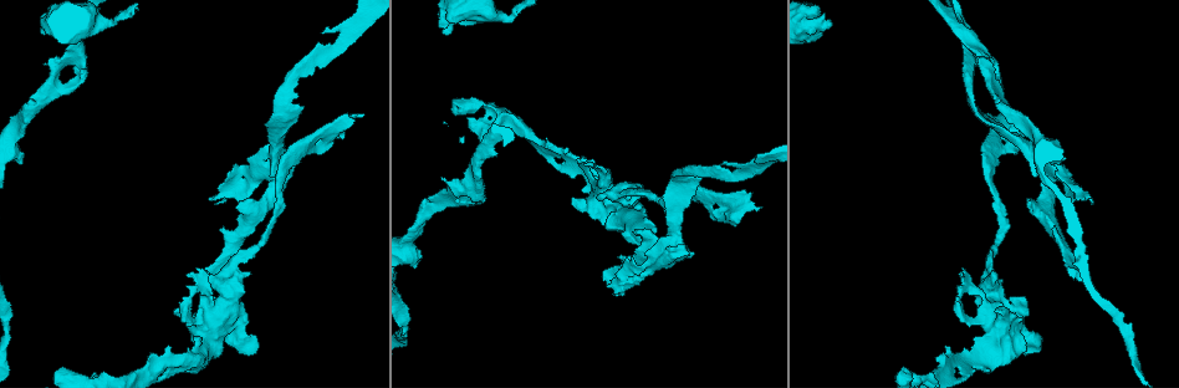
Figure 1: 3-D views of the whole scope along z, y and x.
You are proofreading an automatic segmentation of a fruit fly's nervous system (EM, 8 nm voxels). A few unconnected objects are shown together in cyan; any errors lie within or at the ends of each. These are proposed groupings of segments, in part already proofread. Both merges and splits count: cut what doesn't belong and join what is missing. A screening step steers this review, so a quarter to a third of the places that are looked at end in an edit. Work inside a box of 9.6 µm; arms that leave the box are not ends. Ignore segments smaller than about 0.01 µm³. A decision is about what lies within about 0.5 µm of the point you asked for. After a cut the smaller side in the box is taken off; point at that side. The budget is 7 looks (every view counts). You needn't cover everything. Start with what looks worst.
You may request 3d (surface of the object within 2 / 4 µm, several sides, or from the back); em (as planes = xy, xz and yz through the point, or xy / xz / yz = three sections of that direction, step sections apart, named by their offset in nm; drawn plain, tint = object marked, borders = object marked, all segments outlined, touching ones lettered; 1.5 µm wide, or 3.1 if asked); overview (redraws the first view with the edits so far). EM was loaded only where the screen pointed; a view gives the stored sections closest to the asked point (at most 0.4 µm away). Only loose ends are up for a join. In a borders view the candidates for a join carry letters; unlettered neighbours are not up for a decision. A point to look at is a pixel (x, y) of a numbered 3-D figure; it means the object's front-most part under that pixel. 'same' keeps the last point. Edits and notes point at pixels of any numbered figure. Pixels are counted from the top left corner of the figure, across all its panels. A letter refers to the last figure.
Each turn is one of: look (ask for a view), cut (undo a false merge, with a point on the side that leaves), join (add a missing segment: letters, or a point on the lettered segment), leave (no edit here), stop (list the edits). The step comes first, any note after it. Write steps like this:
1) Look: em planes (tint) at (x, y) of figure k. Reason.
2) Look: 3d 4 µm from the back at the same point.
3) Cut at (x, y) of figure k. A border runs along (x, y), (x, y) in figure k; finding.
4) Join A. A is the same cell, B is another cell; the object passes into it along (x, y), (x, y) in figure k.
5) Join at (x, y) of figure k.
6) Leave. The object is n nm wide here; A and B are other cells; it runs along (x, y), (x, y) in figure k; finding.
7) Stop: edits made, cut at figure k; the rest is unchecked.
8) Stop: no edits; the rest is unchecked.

Look: 3d 2 µm at (1029, 205) of figure 1. Free end.

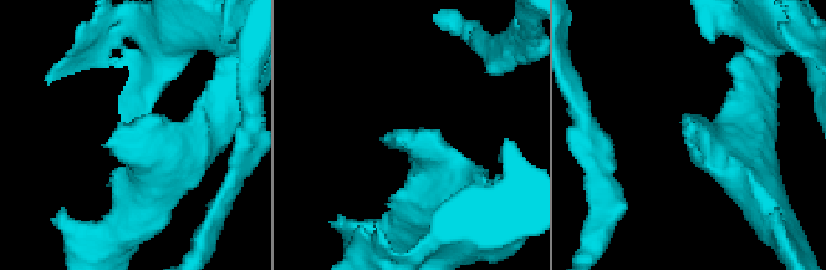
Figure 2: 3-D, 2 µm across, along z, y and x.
Look: em planes (tint) at (384, 136) of figure 2. Shape alone is not enough.

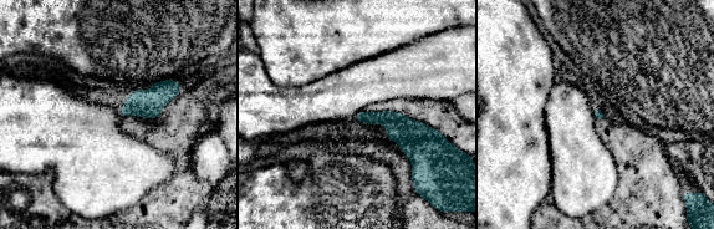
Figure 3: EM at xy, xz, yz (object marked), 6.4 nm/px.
Look: em planes (borders) at the same point. See the neighbours.

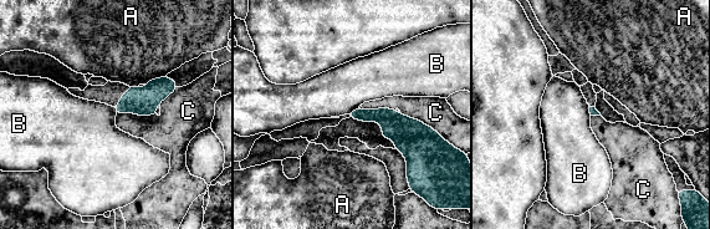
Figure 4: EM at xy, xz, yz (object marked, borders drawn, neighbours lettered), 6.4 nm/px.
Leave. The longest contact is with C, 260 nm; A, B and C are other cells; a border runs along (358, 107), (347, 113) in figure 4; none of them fits.

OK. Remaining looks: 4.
Look: 3d 4 µm at (174, 310) of figure 1. Branch stops here.

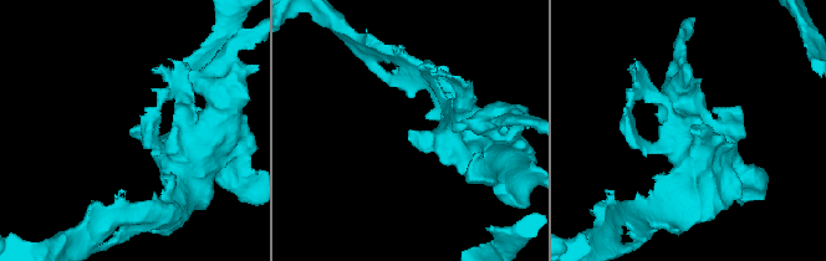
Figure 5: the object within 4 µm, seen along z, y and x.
Look: em planes (borders) at (411, 129) of figure 5. Now the EM.

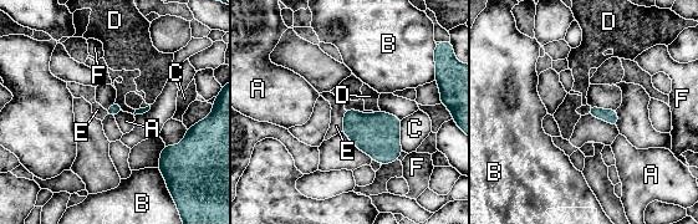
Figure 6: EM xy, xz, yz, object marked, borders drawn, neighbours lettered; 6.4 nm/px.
Leave. A, B, C, D, E and F are other cells; a border runs along (380, 110), (375, 112) in figure 6; no lettered segment goes on from it.

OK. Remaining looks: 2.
Look: 3d 4 µm at (832, 25) of figure 1. Branch stops here.

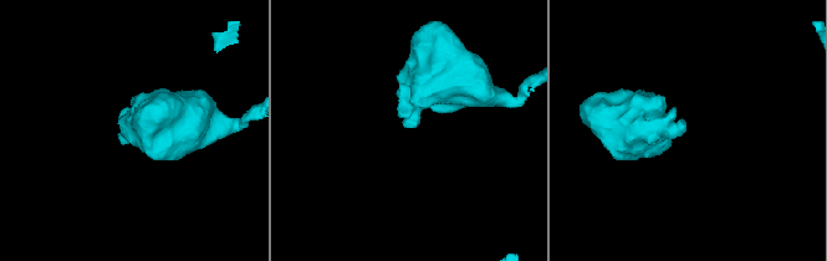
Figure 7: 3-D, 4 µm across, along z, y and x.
Look: em planes (borders) at (406, 127) of figure 7.

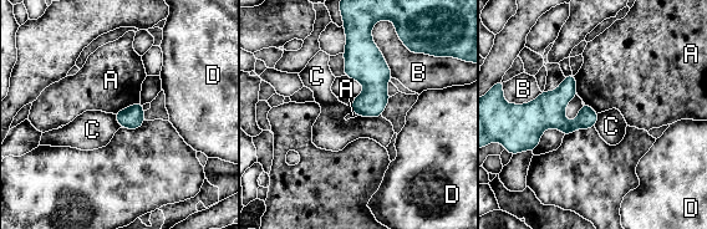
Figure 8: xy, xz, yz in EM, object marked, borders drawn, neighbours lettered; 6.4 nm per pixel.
Leave. A, B, C and D are other cells; a border runs along (357, 115), (367, 117), (381, 116) in figure 8; none of them fits.

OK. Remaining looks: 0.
Stop: no edits; the rest is unchecked.

